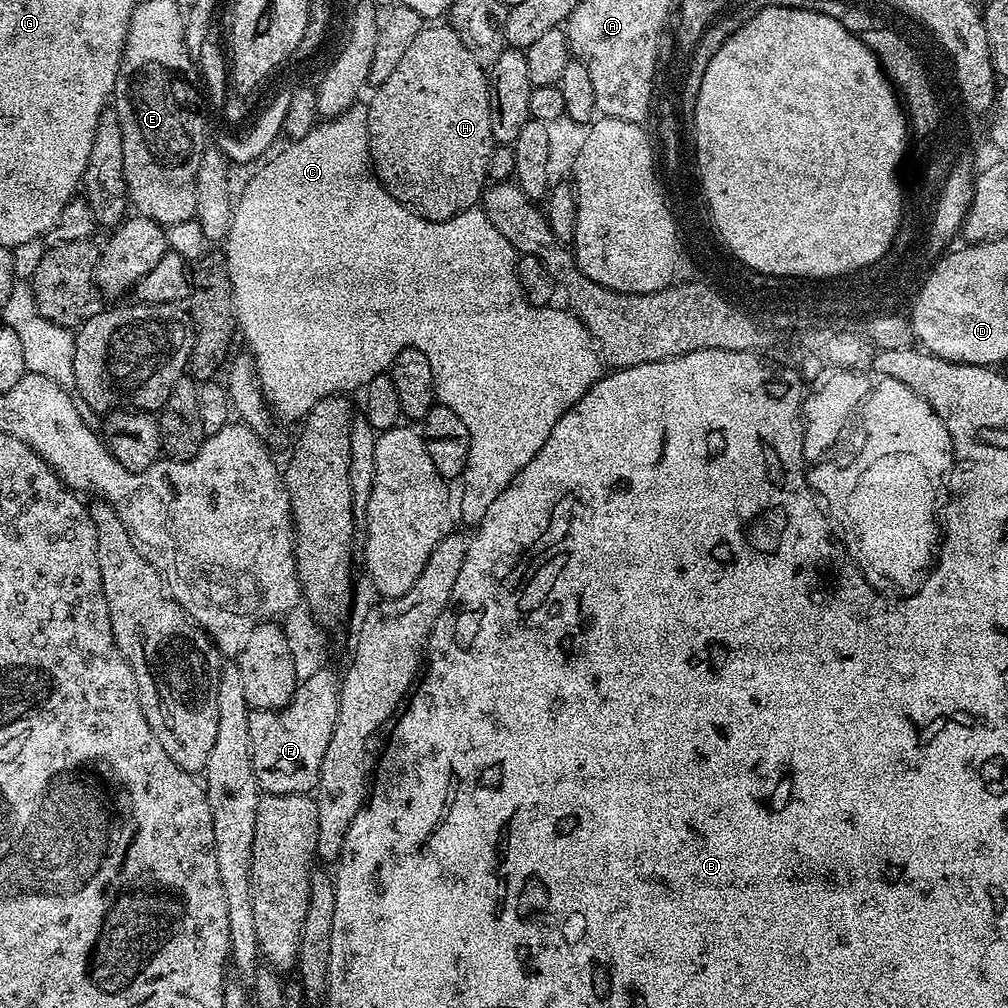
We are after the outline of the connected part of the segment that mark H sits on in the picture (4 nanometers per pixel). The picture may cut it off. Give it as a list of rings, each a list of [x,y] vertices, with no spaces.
[[[432,22],[421,27],[418,38],[410,42],[406,54],[402,54],[402,62],[382,82],[372,96],[372,101],[367,101],[368,109],[368,153],[372,159],[372,170],[376,173],[382,187],[389,192],[399,204],[404,204],[411,212],[417,212],[424,220],[449,220],[458,214],[462,214],[468,208],[477,207],[488,180],[488,167],[490,166],[490,154],[494,147],[492,131],[490,130],[490,94],[488,93],[488,73],[478,62],[474,62],[474,54],[466,50],[460,35],[447,23]]]

